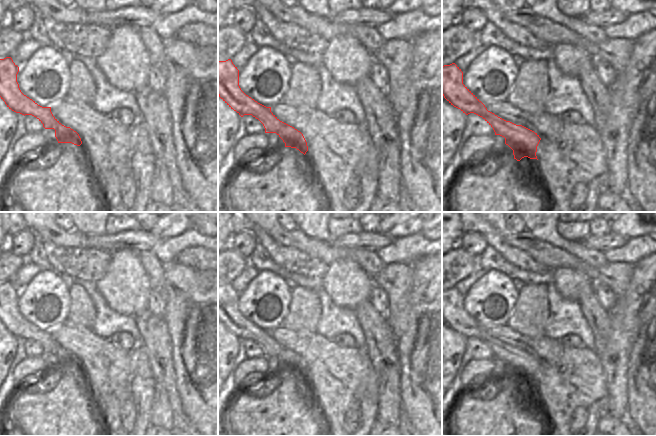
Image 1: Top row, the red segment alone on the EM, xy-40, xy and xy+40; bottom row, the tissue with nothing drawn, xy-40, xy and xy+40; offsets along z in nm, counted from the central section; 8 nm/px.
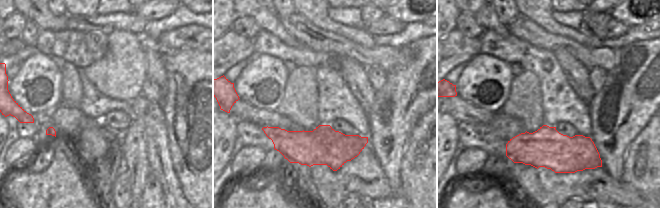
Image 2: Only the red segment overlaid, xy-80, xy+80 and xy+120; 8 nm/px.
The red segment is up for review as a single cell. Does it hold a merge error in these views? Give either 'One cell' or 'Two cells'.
One cell.

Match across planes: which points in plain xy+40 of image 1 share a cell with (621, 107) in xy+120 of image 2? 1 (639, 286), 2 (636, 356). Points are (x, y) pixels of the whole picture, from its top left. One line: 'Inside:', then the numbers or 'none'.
Inside: 1

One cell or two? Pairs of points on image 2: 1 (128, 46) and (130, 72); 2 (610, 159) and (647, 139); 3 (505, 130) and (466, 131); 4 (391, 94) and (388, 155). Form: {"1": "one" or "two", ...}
{"1": "one", "2": "two", "3": "one", "4": "one"}

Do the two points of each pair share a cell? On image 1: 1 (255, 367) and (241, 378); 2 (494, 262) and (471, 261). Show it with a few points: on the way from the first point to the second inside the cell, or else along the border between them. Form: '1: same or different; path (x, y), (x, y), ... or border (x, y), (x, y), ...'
1: same; path (252, 370), (244, 376)
2: different; border (478, 255), (478, 265), (481, 268)

